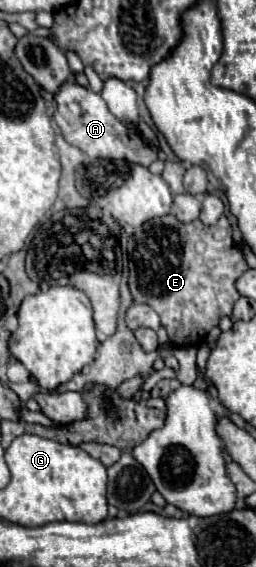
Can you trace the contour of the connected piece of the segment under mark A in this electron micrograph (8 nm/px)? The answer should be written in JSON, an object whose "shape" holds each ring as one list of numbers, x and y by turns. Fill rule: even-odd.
{"shape":[[65,80,55,98,55,114,53,120,61,128,63,138,83,150,89,158,109,158,109,160,129,160,141,166,149,166,157,154,149,148,149,144,139,136,137,130,129,130,121,124,107,108,105,100,95,94,91,88,79,86,75,80]]}

